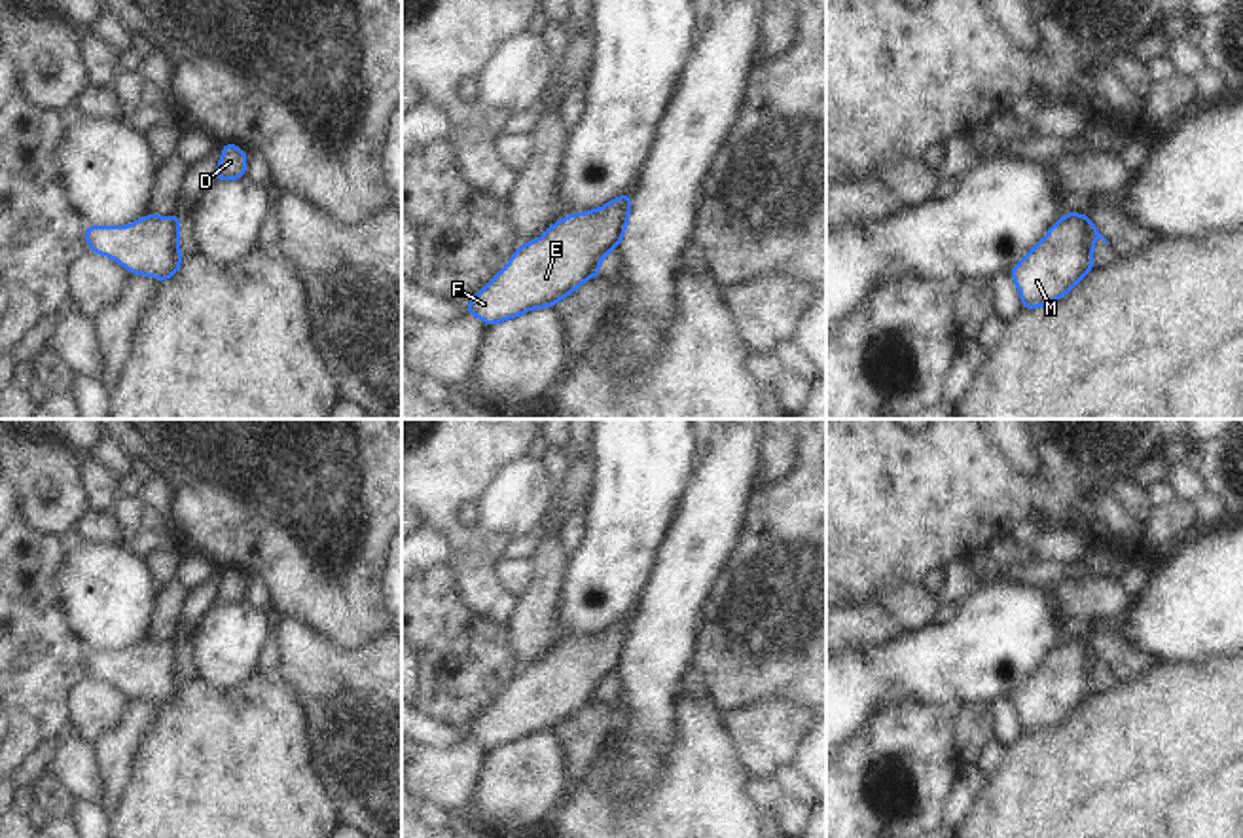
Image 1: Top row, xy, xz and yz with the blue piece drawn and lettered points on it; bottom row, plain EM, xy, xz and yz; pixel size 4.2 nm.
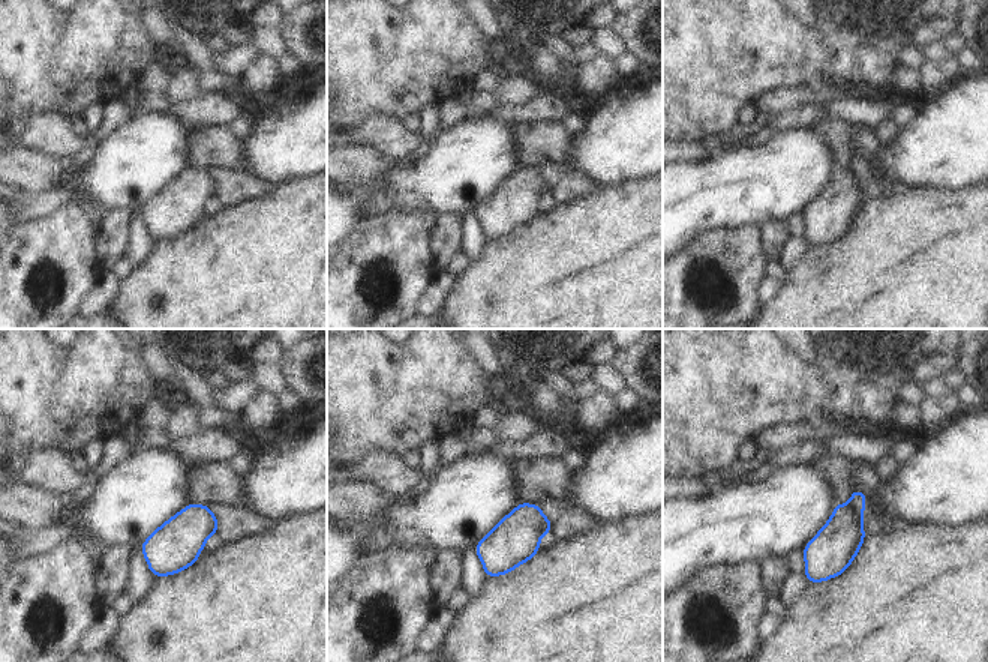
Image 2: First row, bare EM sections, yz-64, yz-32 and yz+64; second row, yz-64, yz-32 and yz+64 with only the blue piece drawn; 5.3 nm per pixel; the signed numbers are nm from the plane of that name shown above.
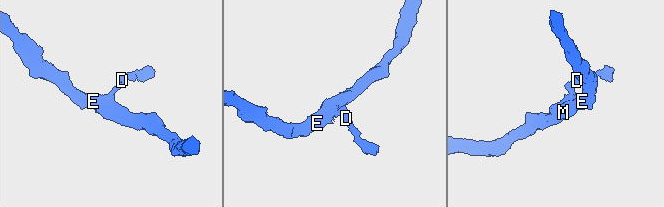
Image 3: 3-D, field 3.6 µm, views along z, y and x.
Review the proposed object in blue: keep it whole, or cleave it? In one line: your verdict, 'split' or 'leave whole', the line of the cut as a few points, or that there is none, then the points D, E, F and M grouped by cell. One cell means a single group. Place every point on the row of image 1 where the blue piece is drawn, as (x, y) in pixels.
split; cut in yz along (1075, 215), (1086, 220), (1090, 268); D / E F M

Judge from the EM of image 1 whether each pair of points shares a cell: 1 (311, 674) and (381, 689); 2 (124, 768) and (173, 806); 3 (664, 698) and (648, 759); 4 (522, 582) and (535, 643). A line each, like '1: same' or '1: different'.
1: same
2: different
3: same
4: different

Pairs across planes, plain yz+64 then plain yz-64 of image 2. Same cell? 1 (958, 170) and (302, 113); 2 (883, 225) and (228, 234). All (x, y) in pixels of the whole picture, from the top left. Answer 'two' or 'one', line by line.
1: one
2: one

